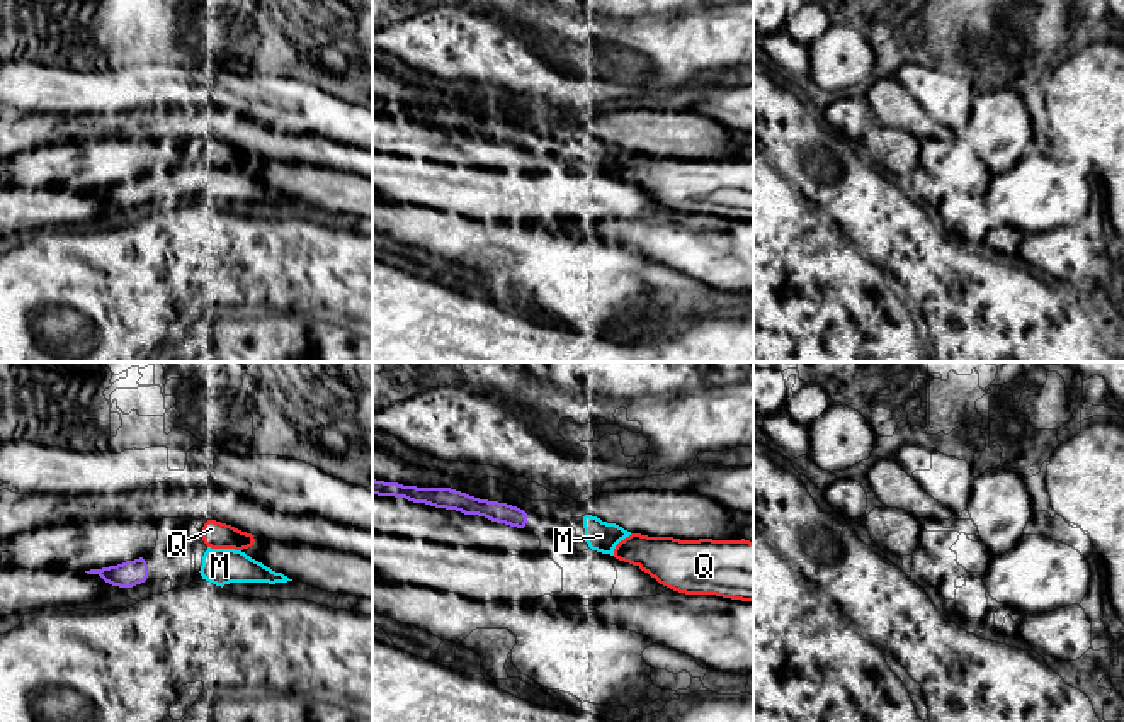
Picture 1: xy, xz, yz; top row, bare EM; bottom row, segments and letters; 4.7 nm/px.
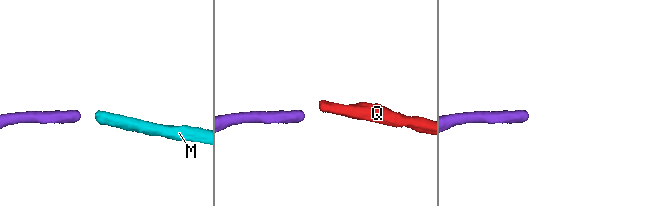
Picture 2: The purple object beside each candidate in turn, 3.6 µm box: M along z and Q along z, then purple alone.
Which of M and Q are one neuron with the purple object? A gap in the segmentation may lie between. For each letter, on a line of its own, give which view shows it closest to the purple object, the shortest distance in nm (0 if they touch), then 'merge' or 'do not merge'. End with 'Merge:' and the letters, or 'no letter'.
M: nearest in xy; 240 nm apart; merge
Q: nearest in xy; 280 nm apart; do not merge
Merge: M

